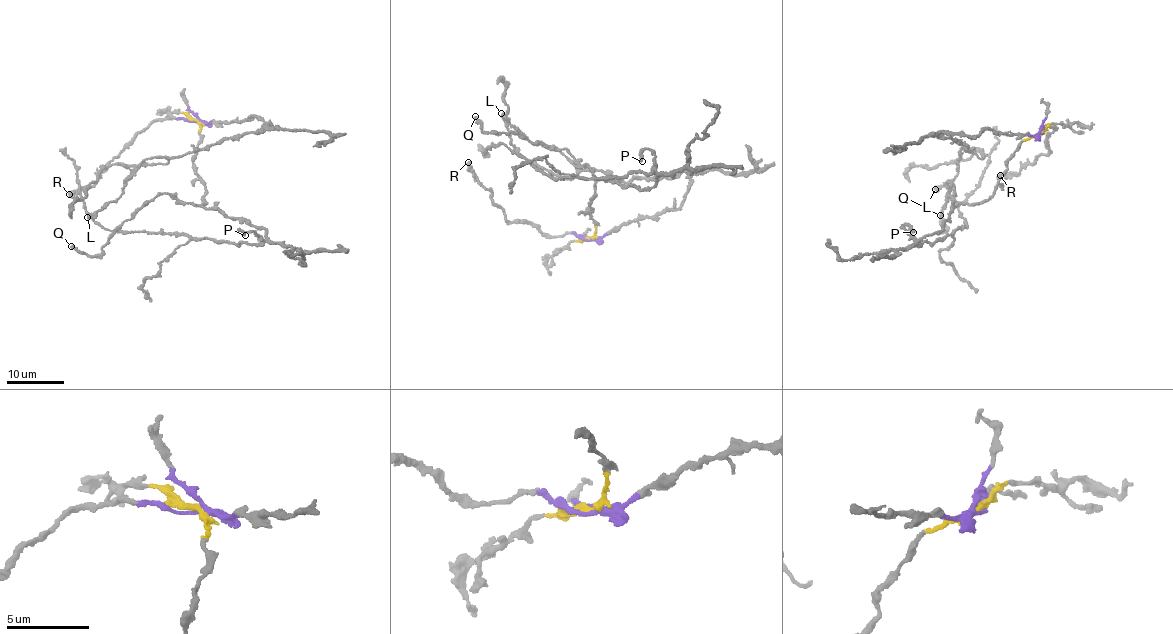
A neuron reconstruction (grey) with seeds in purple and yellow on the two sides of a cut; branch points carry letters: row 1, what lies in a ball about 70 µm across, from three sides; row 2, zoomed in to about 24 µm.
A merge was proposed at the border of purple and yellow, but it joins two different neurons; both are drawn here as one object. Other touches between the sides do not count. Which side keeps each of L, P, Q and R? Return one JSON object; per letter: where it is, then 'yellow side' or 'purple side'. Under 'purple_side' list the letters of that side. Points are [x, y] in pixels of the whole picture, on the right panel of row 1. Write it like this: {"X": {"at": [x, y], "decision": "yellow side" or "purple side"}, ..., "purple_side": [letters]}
{"L": {"at": [935, 189], "decision": "purple side"}, "P": {"at": [913, 232], "decision": "yellow side"}, "Q": {"at": [940, 215], "decision": "yellow side"}, "R": {"at": [1000, 175], "decision": "purple side"}, "purple_side": ["L", "R"]}

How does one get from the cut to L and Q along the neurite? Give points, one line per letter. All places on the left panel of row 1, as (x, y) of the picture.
L: (196, 121), (221, 124), (254, 116), (270, 122), (184, 155), (147, 158), (122, 193), (87, 217)
Q: (196, 121), (200, 135), (194, 165), (203, 184), (204, 203), (199, 206), (159, 193), (93, 256), (70, 246)

